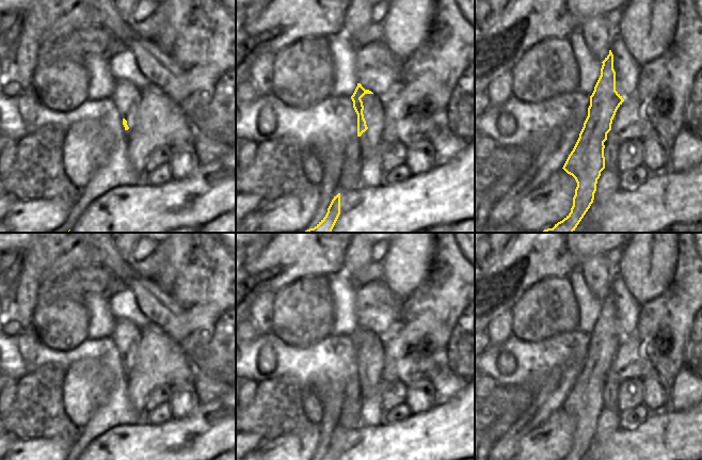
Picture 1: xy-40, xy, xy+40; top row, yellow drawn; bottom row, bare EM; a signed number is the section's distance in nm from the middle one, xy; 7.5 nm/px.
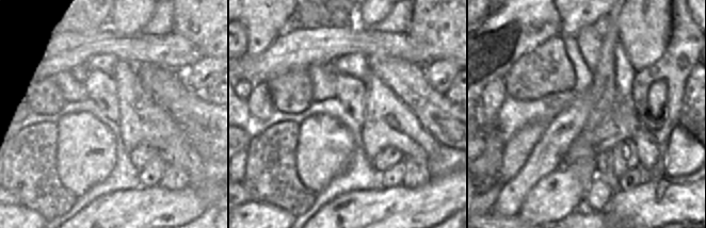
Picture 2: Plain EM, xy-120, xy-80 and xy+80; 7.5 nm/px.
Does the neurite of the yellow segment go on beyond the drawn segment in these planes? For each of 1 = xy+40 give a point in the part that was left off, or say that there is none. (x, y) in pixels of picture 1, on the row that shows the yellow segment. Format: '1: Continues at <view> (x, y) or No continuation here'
1: No continuation here

